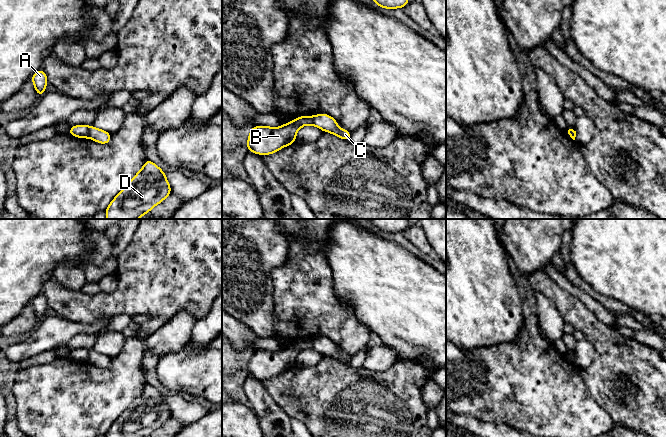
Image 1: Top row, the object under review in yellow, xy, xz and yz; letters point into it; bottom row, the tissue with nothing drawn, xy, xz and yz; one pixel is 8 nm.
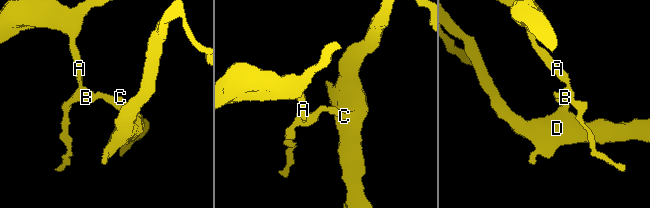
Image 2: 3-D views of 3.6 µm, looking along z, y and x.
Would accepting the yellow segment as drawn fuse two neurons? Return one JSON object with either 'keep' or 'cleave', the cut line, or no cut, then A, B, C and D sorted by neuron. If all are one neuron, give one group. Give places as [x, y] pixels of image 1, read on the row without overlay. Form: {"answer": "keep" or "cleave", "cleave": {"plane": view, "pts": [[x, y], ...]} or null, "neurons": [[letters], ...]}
{"answer": "cleave", "cleave": {"plane": "xy", "pts": [[89, 351], [87, 360]]}, "neurons": [["A", "B"], ["C", "D"]]}

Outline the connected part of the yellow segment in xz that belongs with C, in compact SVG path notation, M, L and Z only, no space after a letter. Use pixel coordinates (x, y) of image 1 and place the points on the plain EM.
M317 338L312 342L312 349L320 352L324 356L330 356L343 364L350 365L351 356L338 351L337 345L327 338Z

